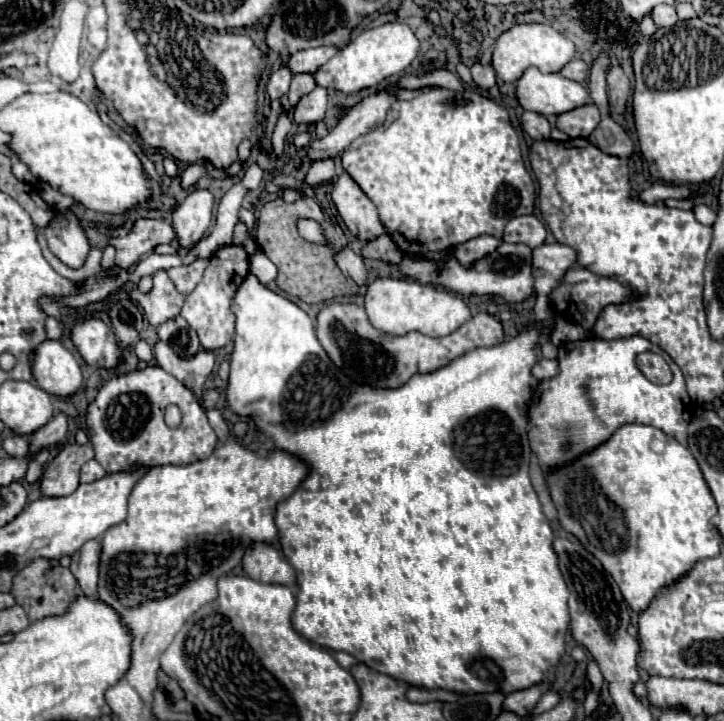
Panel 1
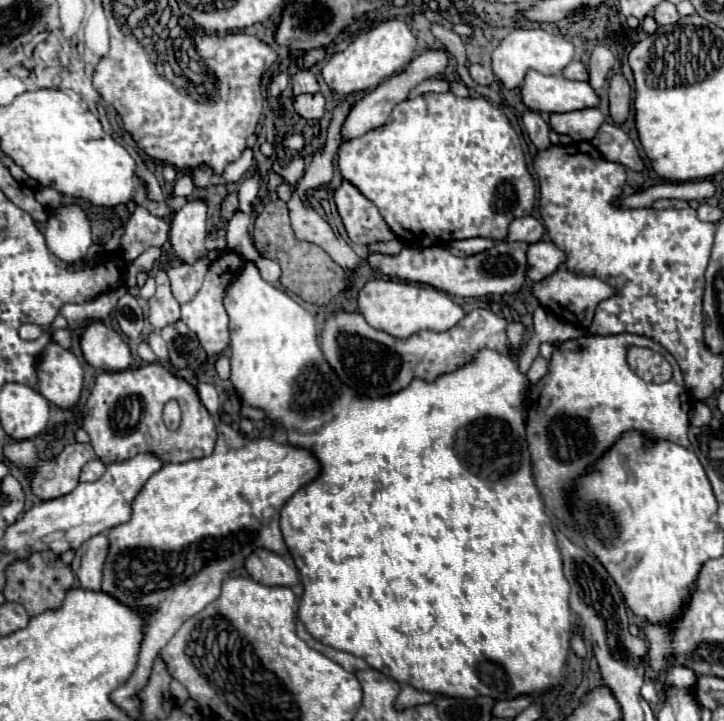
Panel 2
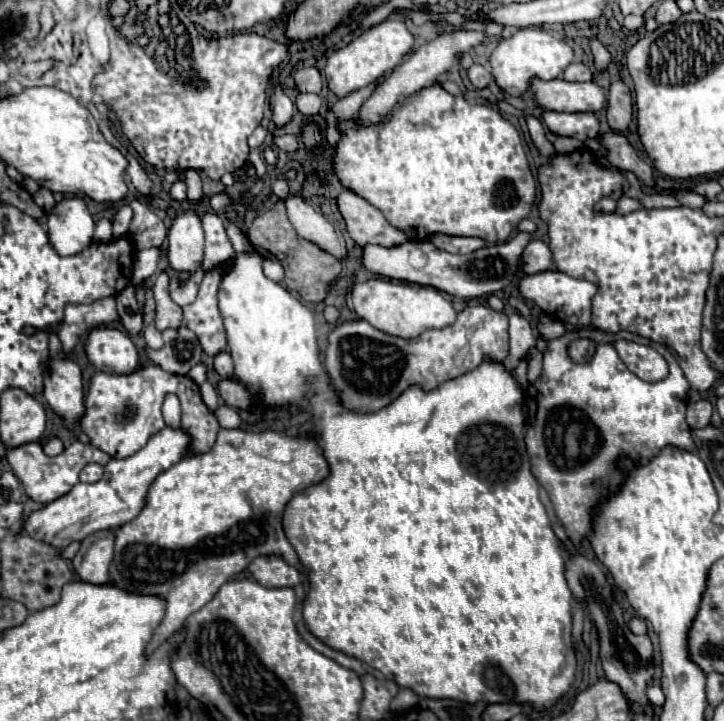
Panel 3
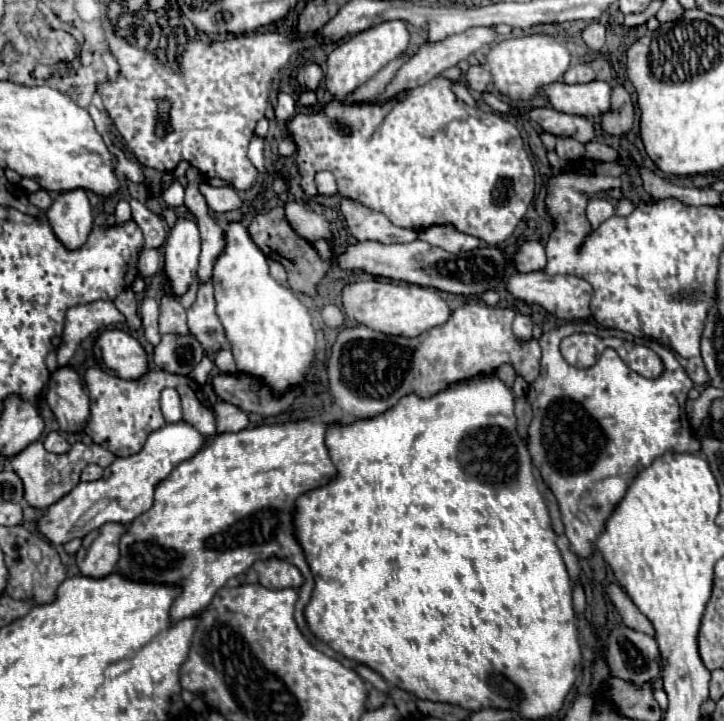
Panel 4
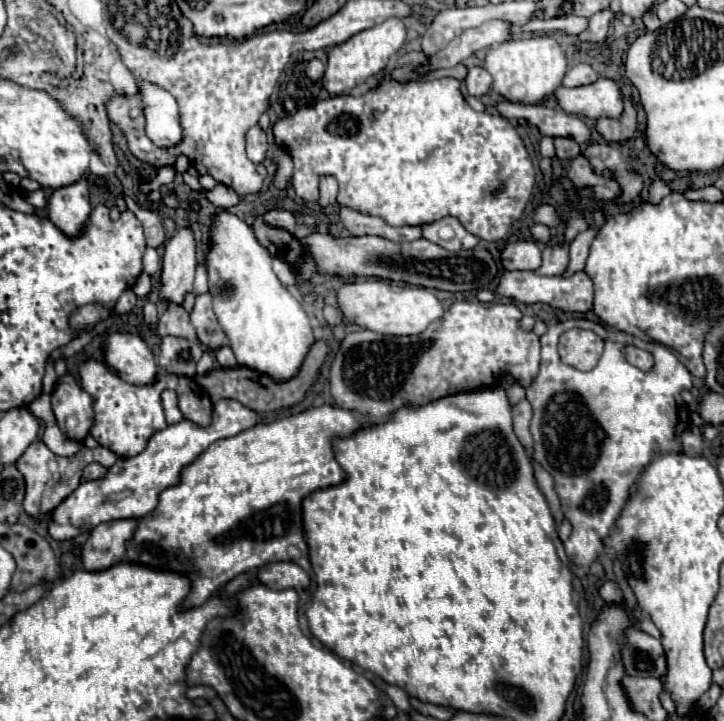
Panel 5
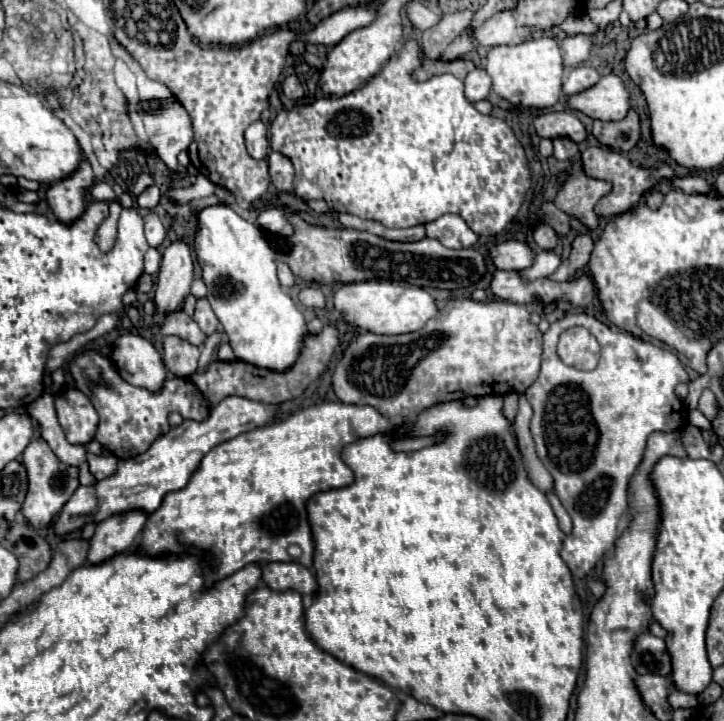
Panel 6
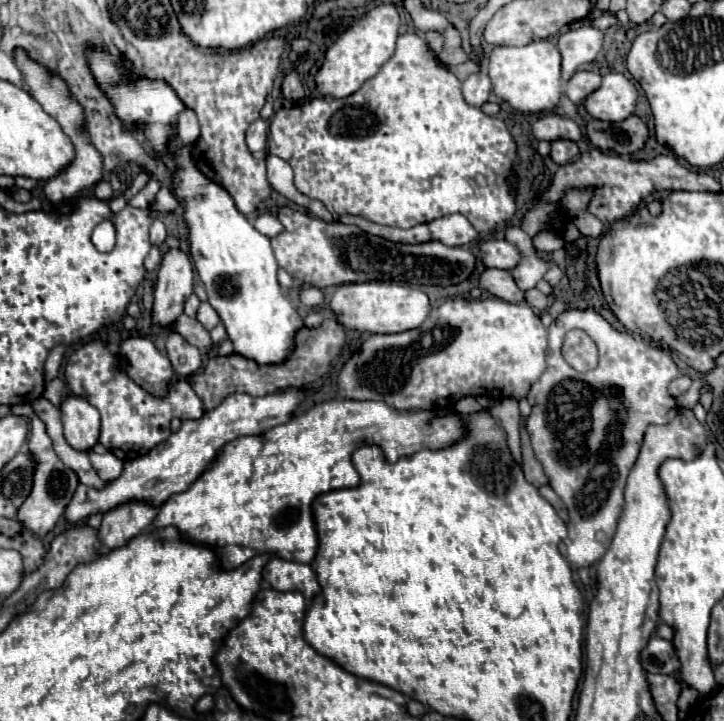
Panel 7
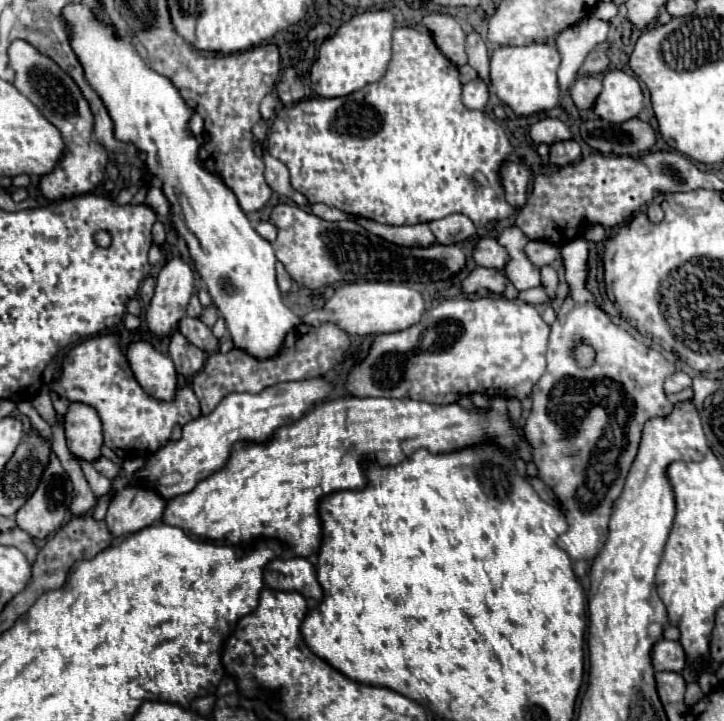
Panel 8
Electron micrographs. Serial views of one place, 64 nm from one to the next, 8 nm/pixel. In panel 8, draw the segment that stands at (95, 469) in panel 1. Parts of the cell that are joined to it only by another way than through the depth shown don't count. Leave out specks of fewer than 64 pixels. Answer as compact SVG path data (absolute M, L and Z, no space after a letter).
M98 458L98 460L94 462L94 468L96 468L102 476L106 476L106 478L116 478L116 474L118 474L116 464L114 464L112 460L108 460L108 458Z

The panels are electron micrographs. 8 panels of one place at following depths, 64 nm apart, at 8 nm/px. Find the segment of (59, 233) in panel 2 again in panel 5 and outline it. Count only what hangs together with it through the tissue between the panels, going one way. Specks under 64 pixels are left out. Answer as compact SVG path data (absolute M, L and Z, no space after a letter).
M78 180L76 184L56 188L48 198L50 220L68 236L80 234L84 222L90 216L88 200L88 180Z

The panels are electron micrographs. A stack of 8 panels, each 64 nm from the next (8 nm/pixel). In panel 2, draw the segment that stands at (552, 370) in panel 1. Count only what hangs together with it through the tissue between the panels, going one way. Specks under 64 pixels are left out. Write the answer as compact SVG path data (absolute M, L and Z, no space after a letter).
M536 356L534 364L532 364L530 370L528 370L528 380L534 384L534 382L538 382L546 372L548 372L548 360L542 358L542 356Z

